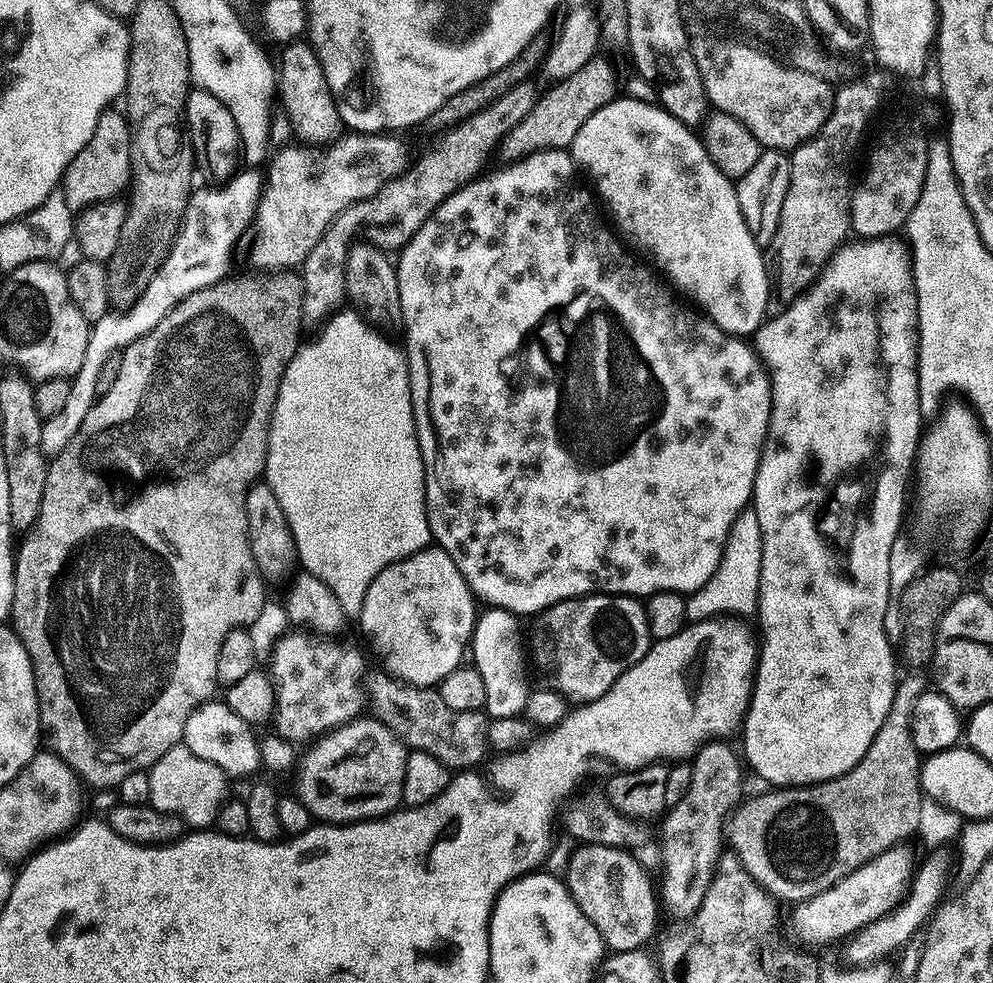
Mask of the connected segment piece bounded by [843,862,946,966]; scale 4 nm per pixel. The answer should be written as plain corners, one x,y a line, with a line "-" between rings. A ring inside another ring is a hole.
928,862
915,871
912,883
904,897
891,908
884,916
874,922
870,922
862,930
855,932
853,936
843,945
844,956
852,966
872,966
875,960
883,956
899,953
907,940
911,940
927,925
934,914
937,906
941,903
946,890
945,881
941,880
936,872
935,866

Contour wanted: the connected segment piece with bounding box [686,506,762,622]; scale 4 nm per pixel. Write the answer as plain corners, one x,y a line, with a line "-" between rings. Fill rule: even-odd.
743,508
730,528
724,553
718,562
718,570
697,592
686,599
686,614
689,621
713,620
717,618
748,618
756,611
760,575
762,574
762,526
758,526
756,509

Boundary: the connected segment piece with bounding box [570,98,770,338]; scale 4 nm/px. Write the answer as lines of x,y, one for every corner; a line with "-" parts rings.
617,98
611,100
606,106
599,108
594,114
590,114
590,118
586,118
586,122
582,122
582,130
578,130
578,134
574,138
570,155
572,159
575,160
577,169
579,169
585,177
588,175
589,178
592,179
593,185
591,184
591,187
594,189
595,195
599,197
602,204
602,199
604,199
605,205
603,204
603,207
605,209
608,207
609,210
612,211
613,221
611,220
611,223
618,229
619,235
623,237
629,245
632,243
633,246
631,245
631,247
633,249
641,248
646,255
652,256
653,262
651,261
651,263
655,265
661,273
664,271
665,274
668,275
669,281
667,280
667,283
671,285
677,293
685,292
685,294
700,307
697,309
699,309
703,315
707,316
708,319
714,321
716,325
728,333
729,336
748,338
755,333
756,329
764,323
768,311
770,268
766,263
766,256
762,251
761,245
754,242
754,238
742,218
742,210
738,206
738,194
736,193
735,183
729,180
726,174
722,174
722,170
718,170
718,166
714,166
710,154
704,148
703,139
701,139
693,129
687,128
682,122
678,122
678,118
671,116
667,110
660,107
659,103
646,100
634,100
631,98

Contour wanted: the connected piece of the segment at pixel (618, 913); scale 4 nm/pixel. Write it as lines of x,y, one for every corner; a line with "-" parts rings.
584,842
572,852
568,860
568,876
566,883
568,892
574,898
574,902
594,922
598,934
604,940
605,945
612,952
634,952
645,947
644,943
655,937
656,932
656,900
658,904
658,892
652,889
652,880
649,873
640,865
632,853
624,851
623,848
611,848
605,844
595,842

